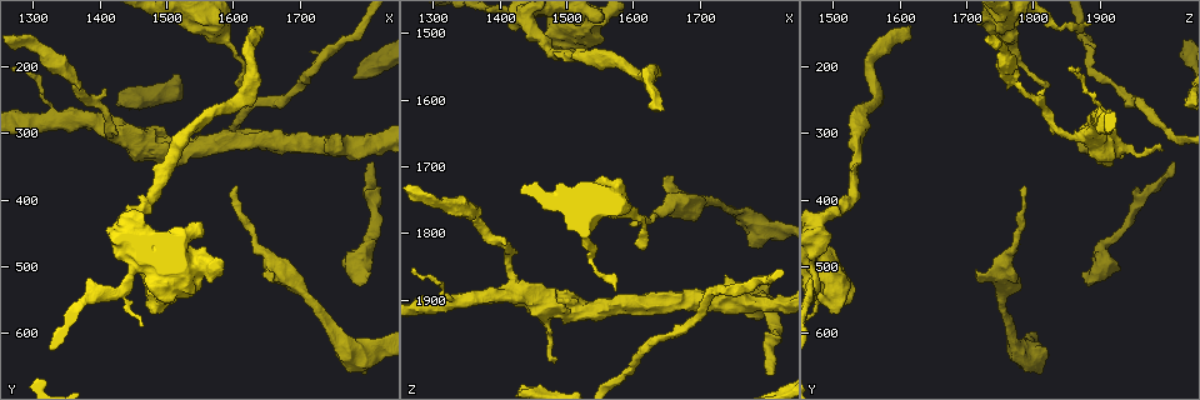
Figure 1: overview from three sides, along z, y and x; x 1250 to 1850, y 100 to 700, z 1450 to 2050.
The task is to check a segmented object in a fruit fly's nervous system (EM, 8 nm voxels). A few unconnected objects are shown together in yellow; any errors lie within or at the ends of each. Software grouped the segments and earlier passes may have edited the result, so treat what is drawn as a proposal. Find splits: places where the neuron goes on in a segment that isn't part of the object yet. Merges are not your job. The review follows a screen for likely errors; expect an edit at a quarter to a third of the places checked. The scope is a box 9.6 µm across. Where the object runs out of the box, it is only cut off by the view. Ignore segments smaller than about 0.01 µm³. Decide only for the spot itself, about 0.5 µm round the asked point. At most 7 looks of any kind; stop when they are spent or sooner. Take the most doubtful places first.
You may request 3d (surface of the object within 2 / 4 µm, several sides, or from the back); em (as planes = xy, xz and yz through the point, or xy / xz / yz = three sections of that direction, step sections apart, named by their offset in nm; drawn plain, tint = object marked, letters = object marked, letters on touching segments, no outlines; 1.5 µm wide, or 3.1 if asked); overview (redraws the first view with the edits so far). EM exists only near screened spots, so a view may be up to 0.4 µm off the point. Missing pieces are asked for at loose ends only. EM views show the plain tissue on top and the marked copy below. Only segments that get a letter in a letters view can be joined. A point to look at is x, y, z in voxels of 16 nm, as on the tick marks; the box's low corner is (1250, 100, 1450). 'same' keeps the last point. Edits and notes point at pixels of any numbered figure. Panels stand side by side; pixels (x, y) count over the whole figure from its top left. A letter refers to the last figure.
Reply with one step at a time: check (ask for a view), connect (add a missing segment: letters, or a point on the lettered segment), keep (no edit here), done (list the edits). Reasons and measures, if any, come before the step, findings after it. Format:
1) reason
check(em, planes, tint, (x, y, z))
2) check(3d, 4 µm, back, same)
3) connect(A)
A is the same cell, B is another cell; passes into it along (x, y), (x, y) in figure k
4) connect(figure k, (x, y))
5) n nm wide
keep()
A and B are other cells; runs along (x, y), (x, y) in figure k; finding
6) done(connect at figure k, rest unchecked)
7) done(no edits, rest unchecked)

check(em, planes, letters, (1805, 345, 2010))

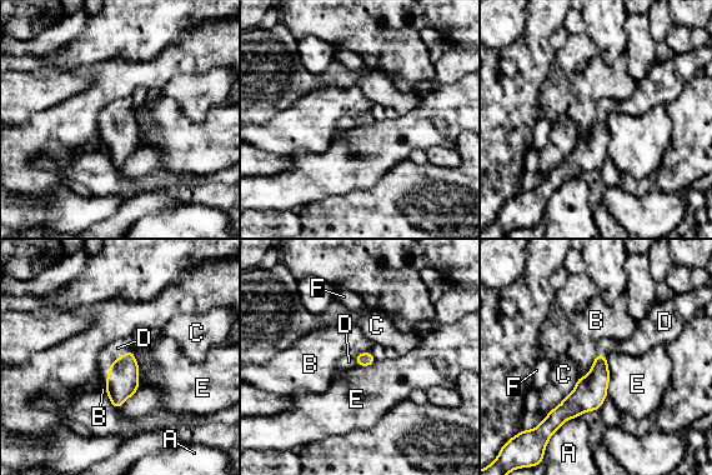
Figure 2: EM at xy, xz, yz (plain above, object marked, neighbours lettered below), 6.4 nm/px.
connect(D)
D is the same cell, A, B, C, E and F are other cells; it goes on there

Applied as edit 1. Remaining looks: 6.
thick end
check(3d, 2 µm, back, (1650, 510, 1715))

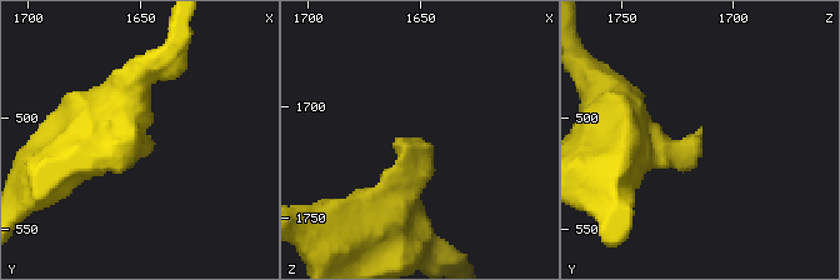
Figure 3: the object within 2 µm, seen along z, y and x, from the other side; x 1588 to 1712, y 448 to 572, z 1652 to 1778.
check(em, planes, letters, (1650, 507, 1715))

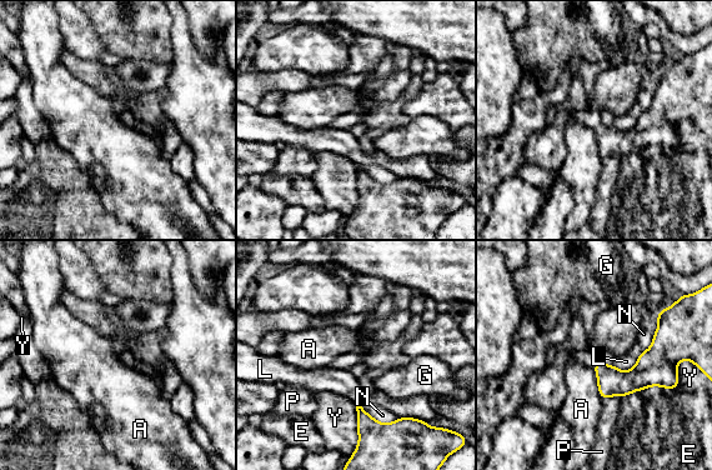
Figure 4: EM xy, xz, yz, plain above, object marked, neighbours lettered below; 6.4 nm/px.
Y touches over 280 nm
keep()
A, E, G, L, N, P and Y are other cells; border along (596, 376), (598, 394), (602, 398) in figure 4; none of them fits

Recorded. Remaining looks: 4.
long arm stops here
check(3d, 2 µm, (1640, 145, 1615))

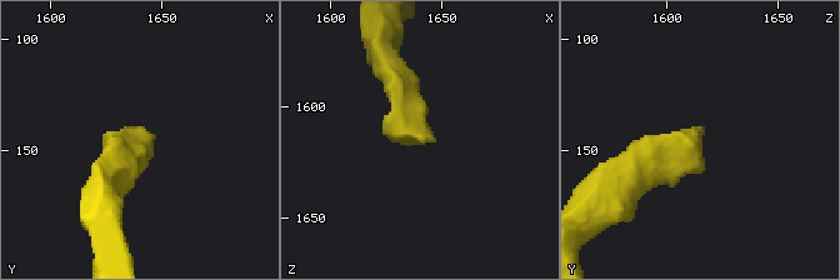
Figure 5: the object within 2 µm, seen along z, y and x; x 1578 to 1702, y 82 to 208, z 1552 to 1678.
check(em, xy, step 8, letters, (1643, 140, 1616))

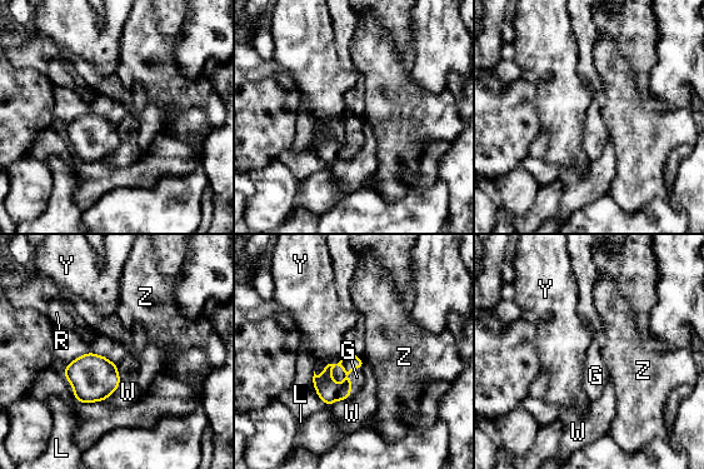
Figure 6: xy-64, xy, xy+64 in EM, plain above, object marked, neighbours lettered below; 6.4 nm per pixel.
cut it another way
check(em, yz, step 8, letters, same)

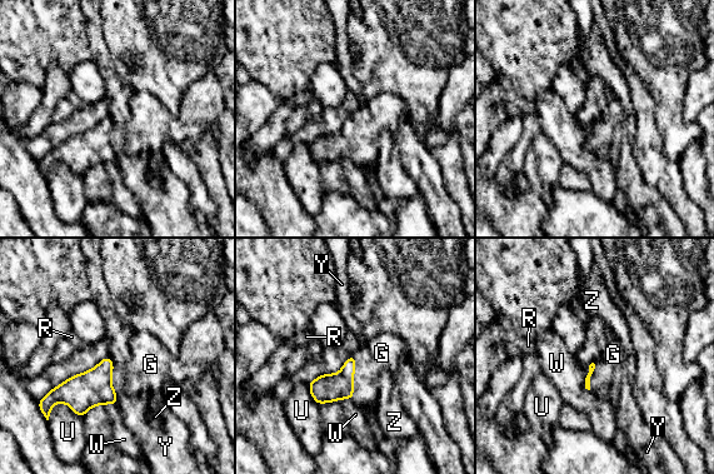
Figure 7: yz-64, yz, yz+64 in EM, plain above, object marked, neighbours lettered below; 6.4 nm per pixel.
connect(G)
G is the same cell, R, U, W, Y and Z are other cells; passes into it along (326, 388), (353, 375), (382, 353) in figure 7; it goes on there

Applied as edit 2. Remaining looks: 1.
done(connect at figure 2, connect at figure 7, rest unchecked)

